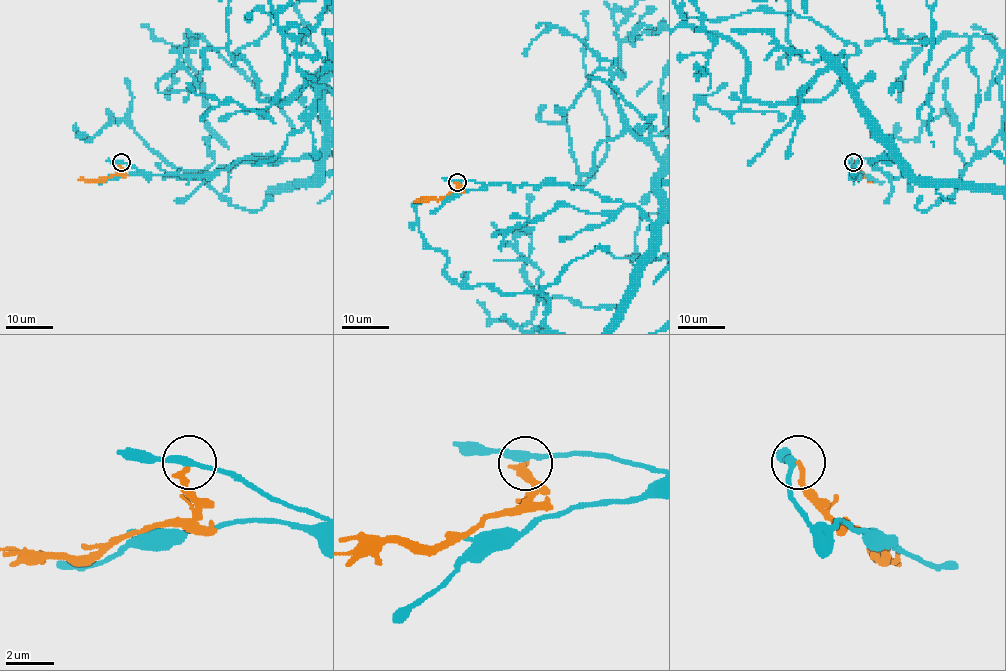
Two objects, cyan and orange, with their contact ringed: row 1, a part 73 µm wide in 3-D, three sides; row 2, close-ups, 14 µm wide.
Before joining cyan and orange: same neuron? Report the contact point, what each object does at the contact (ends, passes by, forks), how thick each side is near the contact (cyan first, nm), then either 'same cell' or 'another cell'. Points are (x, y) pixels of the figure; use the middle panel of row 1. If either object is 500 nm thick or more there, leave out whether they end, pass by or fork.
(457, 182) | cyan passes by | orange ends | 280/240 nm | another cell

